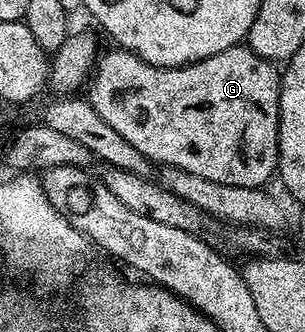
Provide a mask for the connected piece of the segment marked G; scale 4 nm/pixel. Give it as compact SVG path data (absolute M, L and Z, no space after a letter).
M245 44L229 46L224 48L224 52L216 52L216 56L208 56L190 66L173 68L148 64L143 58L133 54L131 50L113 49L107 54L105 51L94 67L94 73L88 83L88 91L90 90L88 101L100 116L100 120L104 120L104 124L108 124L109 127L116 128L116 132L120 132L120 136L124 136L124 140L128 140L128 144L132 144L132 148L136 148L136 152L140 152L147 160L158 166L178 168L184 172L190 172L192 176L203 177L204 180L214 180L216 184L232 184L240 188L252 188L253 186L262 188L267 185L265 182L270 177L272 179L275 177L278 168L278 100L282 87L280 70L275 63L256 56L256 52L252 52Z

